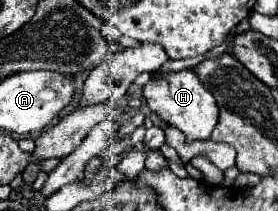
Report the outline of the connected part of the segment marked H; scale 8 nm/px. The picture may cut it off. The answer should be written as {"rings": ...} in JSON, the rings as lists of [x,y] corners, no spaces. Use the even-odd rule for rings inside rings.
{"rings":[[[182,69],[182,71],[170,71],[158,79],[150,79],[144,87],[142,87],[142,95],[150,107],[150,111],[154,111],[162,121],[166,121],[168,125],[178,127],[188,141],[196,141],[196,139],[208,139],[212,129],[218,123],[218,105],[216,99],[212,97],[210,91],[204,89],[204,85],[200,83],[198,75],[194,73],[194,69]]]}

